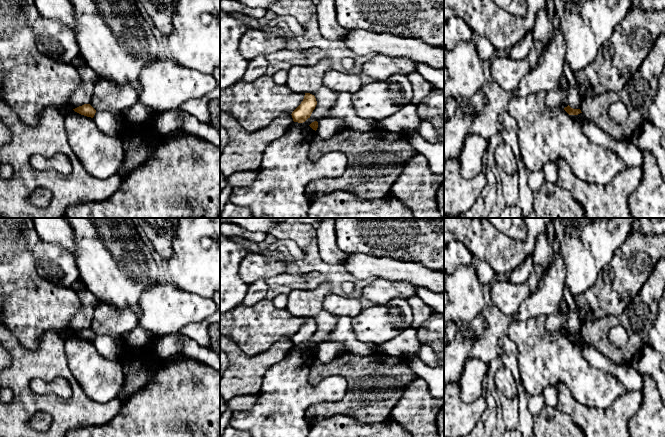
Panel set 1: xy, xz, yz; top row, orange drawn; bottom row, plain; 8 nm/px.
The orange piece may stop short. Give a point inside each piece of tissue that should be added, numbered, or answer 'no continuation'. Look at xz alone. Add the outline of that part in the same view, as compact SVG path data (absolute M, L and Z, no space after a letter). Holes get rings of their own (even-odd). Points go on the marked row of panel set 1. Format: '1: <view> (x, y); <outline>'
no continuation

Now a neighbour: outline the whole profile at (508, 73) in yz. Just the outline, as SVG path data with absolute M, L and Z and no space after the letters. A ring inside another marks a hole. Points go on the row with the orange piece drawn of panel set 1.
M495 56L490 66L493 82L499 84L503 90L514 92L523 77L530 71L525 60L514 60L510 56Z

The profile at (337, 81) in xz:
M334 69L324 75L323 84L339 94L346 92L352 94L362 87L359 75L343 73Z

